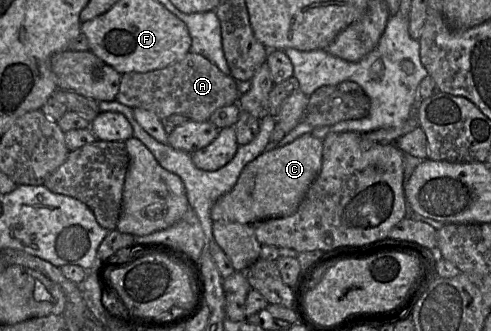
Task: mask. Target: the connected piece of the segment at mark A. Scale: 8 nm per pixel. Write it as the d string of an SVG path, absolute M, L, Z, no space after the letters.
M188 53L181 60L149 72L122 74L116 100L132 108L143 108L161 120L173 114L182 114L189 120L207 121L217 109L240 98L239 82L222 72L214 63L200 54Z

